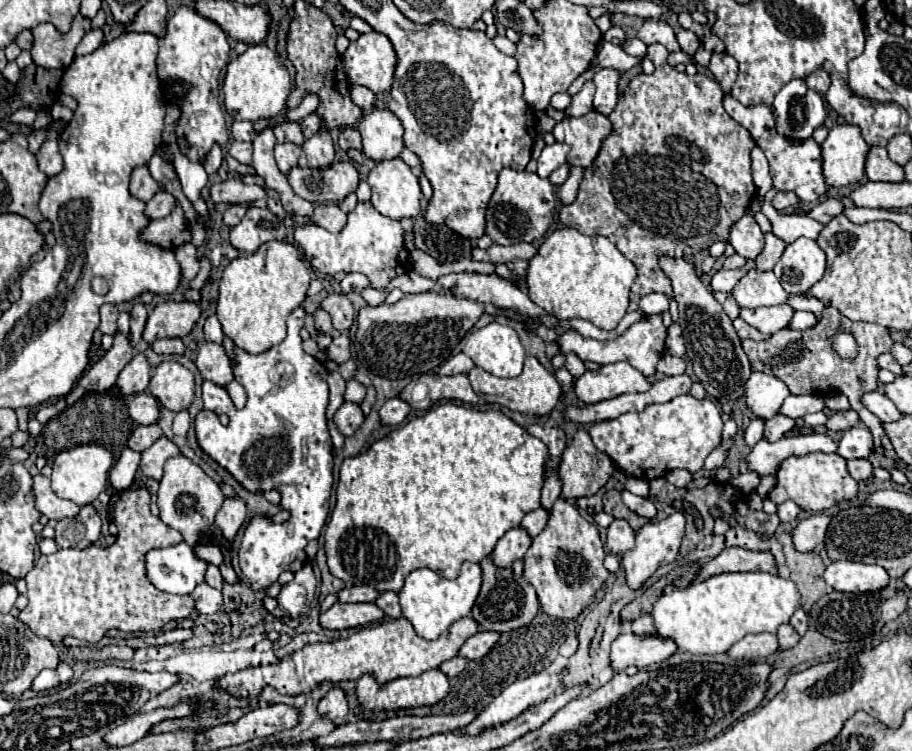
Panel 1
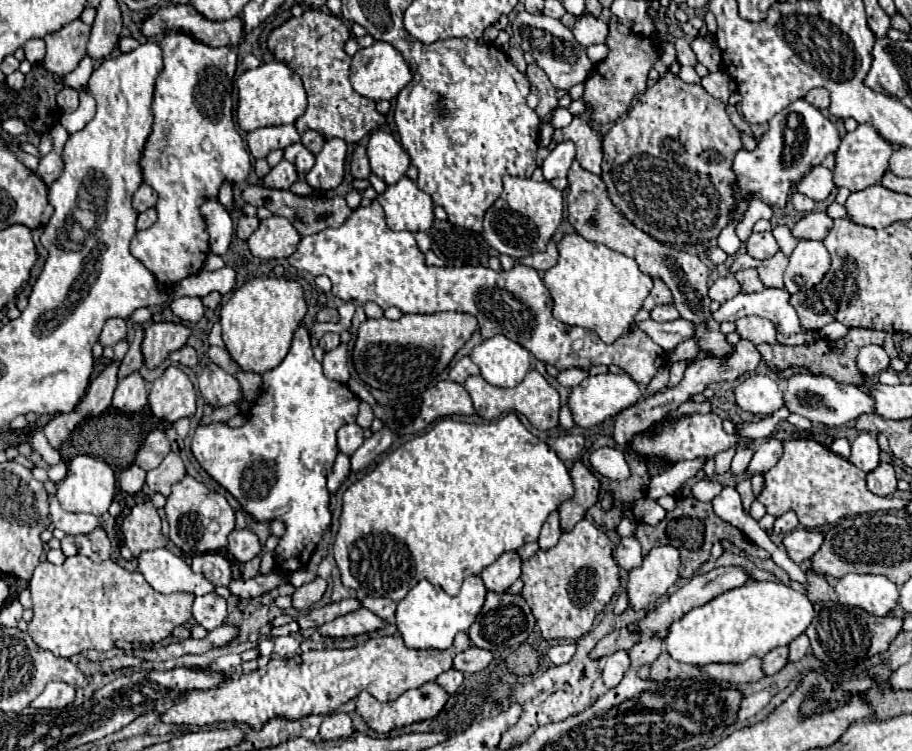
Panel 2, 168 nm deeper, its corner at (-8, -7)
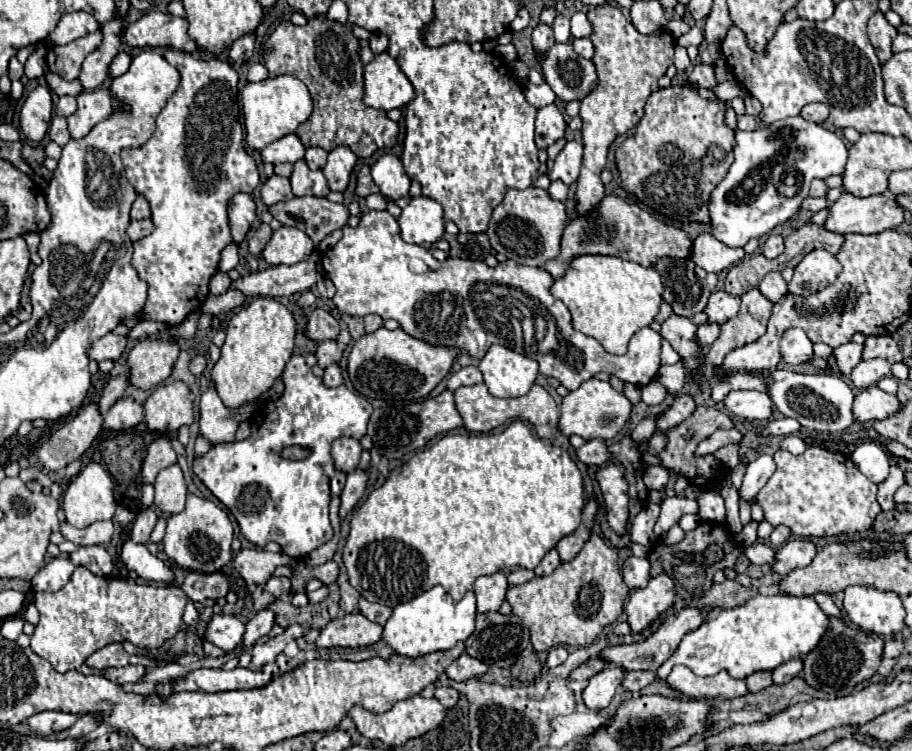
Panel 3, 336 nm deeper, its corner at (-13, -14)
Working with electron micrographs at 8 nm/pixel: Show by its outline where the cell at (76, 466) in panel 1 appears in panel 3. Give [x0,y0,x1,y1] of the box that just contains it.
[62,462,116,528]

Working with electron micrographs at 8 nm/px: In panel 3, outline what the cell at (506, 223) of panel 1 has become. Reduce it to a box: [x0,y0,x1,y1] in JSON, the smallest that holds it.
[486,186,568,266]

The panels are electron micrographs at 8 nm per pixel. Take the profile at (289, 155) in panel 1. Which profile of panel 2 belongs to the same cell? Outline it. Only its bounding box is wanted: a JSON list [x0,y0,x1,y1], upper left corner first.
[263,159,299,189]

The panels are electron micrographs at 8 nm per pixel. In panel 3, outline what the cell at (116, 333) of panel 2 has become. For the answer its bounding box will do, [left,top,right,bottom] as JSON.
[88,334,126,362]

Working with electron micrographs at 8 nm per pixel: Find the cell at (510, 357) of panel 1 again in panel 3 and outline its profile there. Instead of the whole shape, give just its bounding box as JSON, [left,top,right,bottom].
[478,344,538,398]

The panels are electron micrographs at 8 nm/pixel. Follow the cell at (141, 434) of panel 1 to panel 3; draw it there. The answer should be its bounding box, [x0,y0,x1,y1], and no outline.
[142,438,176,484]

